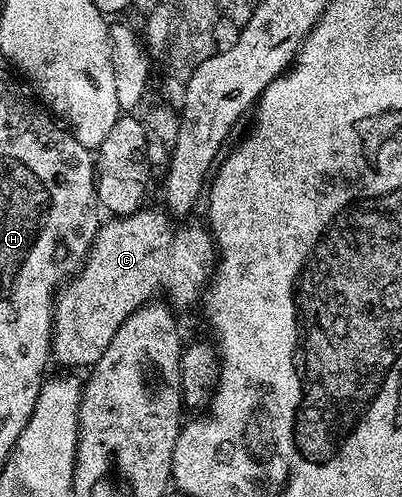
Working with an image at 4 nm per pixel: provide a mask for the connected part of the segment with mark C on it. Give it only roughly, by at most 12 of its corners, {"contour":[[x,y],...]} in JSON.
{"contour":[[142,207],[98,228],[53,298],[52,356],[91,367],[163,294],[200,302],[208,228]]}

